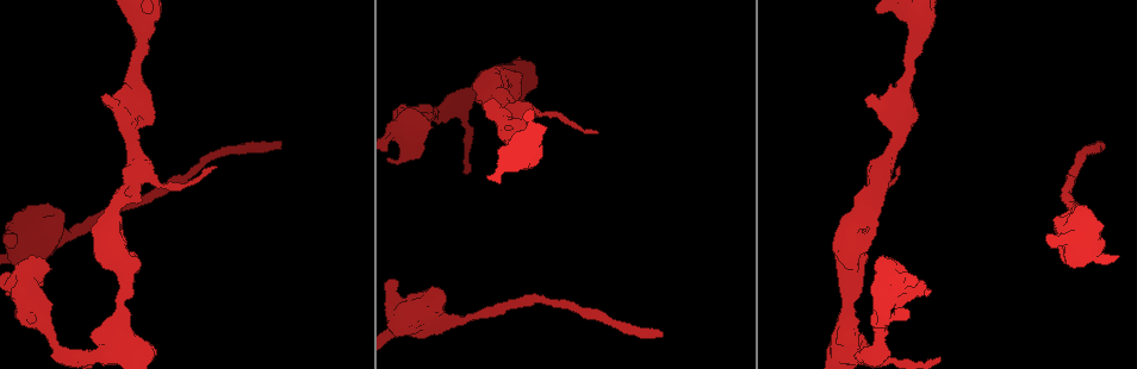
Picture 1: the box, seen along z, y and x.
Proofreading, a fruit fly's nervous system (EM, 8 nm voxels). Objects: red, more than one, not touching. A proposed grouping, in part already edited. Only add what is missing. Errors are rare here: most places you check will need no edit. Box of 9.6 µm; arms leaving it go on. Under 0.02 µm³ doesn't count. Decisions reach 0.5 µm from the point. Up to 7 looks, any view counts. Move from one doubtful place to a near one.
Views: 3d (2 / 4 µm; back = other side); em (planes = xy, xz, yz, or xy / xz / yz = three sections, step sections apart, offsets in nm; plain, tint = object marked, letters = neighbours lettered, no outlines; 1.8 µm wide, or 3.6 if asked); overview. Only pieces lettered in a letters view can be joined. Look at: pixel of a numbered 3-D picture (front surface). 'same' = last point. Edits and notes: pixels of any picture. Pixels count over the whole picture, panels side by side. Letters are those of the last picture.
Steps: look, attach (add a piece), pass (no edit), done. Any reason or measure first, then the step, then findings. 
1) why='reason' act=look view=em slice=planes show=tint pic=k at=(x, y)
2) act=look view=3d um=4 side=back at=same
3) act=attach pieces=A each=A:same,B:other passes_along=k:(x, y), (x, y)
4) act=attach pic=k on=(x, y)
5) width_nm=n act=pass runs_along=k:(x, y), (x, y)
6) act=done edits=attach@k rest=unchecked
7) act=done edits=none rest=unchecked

why='abrupt turn' act=look view=em slice=yz step=8 show=tint pic=1 at=(885, 265)

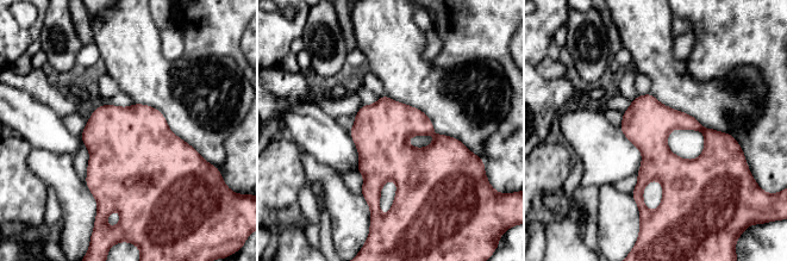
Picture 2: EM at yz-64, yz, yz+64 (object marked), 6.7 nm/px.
act=look view=em slice=planes show=tint at=same

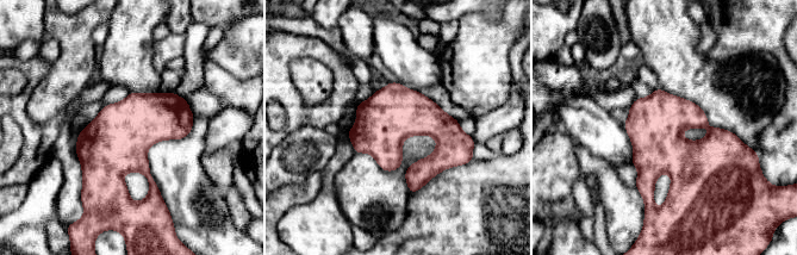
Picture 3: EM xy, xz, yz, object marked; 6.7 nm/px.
act=look view=em slice=planes show=letters at=same

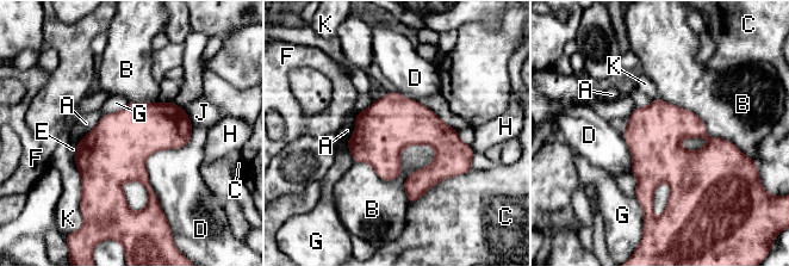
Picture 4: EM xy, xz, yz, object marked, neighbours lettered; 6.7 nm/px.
act=pass each=A:other,B:other,C:other,D:other,E:other,F:other,G:other,H:other,J:other,K:other border=4:(129, 101), (122, 109), (101, 116) found='none of them fits'

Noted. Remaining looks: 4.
why='two arms in line, one across' act=look view=3d um=4 pic=1 at=(112, 262)

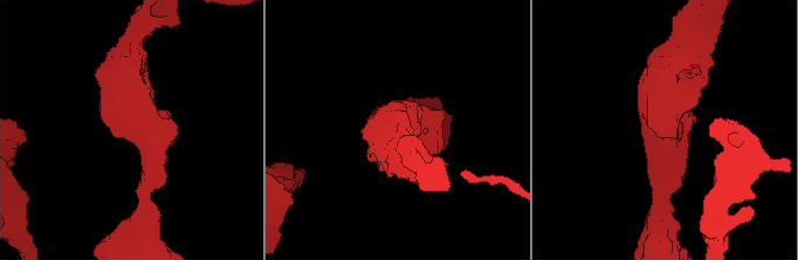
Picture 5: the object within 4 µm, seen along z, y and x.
act=look view=em um=3.6 slice=planes show=tint pic=5 at=(665, 128)

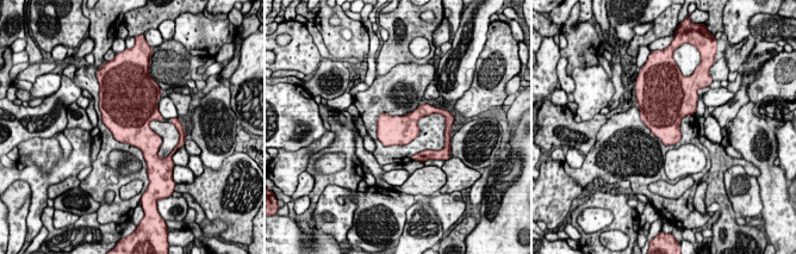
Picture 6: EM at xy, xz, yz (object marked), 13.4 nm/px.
act=look view=em um=3.6 slice=planes show=letters at=same

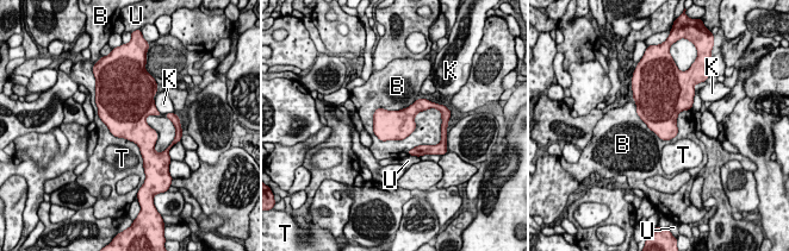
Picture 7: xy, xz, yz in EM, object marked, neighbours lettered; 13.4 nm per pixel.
width_nm=420 act=pass each=B:other,K:other,T:other,U:other found='none of them fits'

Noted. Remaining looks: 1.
act=done edits=none rest=unchecked

